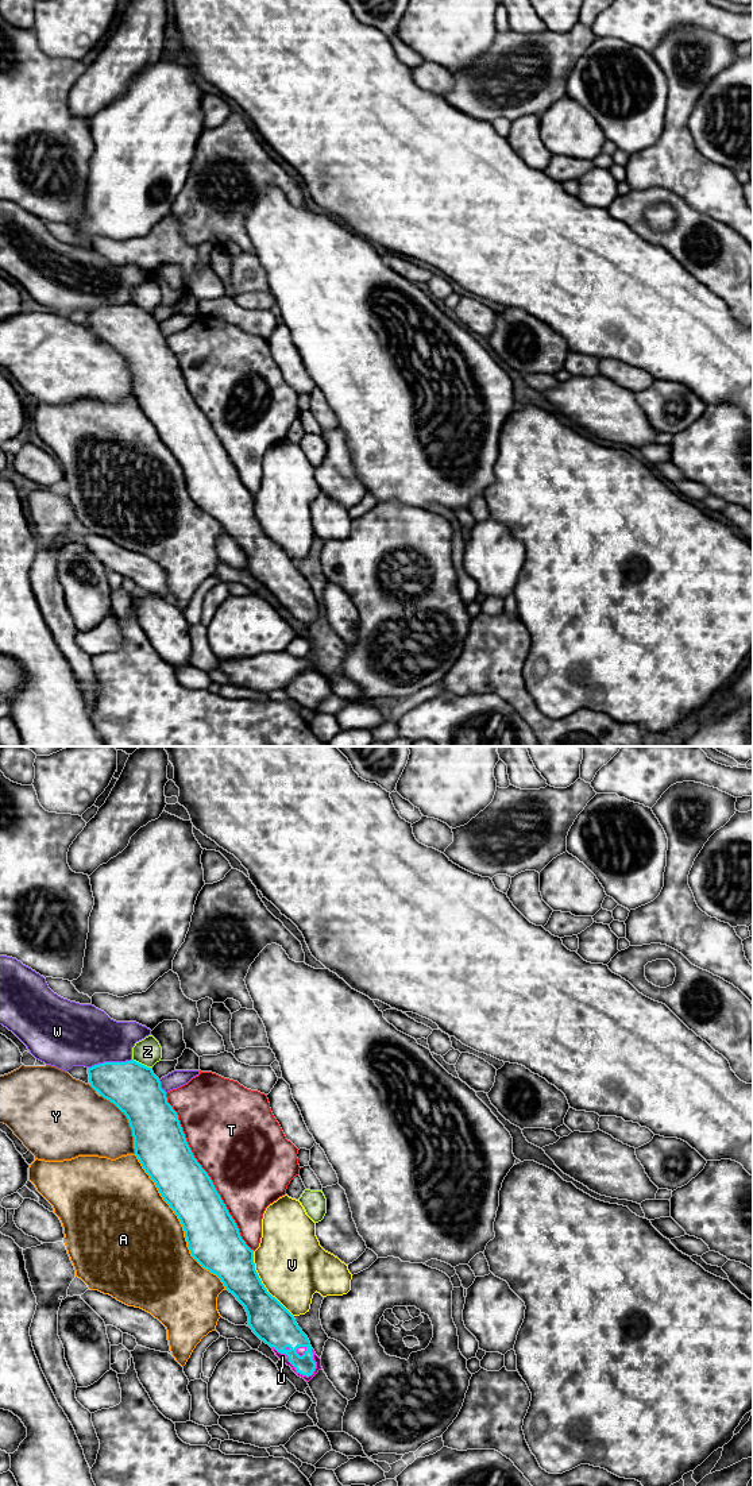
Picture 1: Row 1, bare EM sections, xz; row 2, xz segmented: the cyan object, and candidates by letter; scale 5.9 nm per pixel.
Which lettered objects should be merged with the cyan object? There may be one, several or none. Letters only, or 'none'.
U

